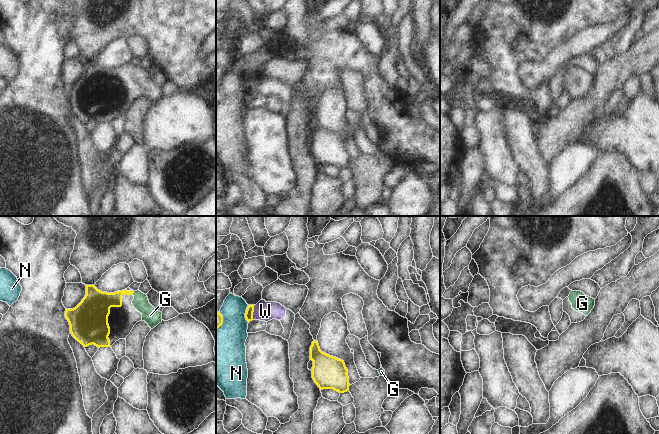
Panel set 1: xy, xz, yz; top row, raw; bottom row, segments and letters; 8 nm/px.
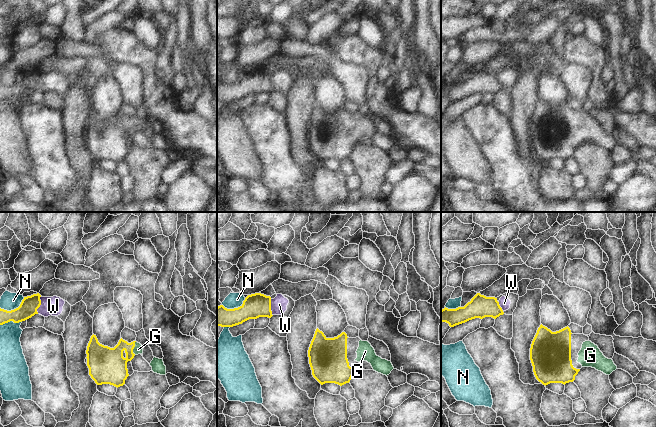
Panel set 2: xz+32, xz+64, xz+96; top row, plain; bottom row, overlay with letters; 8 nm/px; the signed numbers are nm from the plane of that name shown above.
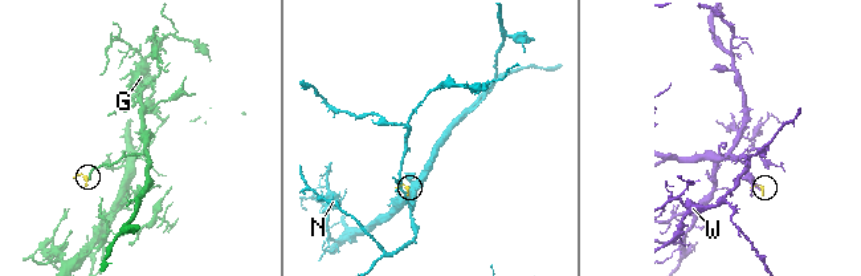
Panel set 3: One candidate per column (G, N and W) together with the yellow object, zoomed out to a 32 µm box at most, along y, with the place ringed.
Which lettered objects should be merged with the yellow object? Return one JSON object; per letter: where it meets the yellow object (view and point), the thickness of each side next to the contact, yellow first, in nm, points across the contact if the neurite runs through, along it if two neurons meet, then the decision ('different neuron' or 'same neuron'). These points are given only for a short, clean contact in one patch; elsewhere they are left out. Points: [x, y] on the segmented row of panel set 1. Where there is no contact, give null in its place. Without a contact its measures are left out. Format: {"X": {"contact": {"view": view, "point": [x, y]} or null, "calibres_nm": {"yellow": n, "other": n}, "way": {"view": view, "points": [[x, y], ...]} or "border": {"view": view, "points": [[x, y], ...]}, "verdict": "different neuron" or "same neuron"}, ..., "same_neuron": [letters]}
{"G": {"contact": {"view": "xy", "point": [133, 292]}, "calibres_nm": {"yellow": 150, "other": 140}, "way": {"view": "xy", "points": [[104, 301], [133, 292], [150, 315]]}, "verdict": "same neuron"}, "N": {"contact": {"view": "xz", "point": [245, 314]}, "calibres_nm": {"yellow": 60, "other": 260}, "border": {"view": "xz", "points": [[247, 305], [245, 319], [248, 322]]}, "verdict": "different neuron"}, "W": {"contact": {"view": "xz", "point": [253, 311]}, "calibres_nm": {"yellow": 60, "other": 160}, "border": {"view": "xz", "points": [[255, 305], [252, 319]]}, "verdict": "different neuron"}, "same_neuron": ["G"]}

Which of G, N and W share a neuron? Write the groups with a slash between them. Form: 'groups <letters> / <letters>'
groups G / N / W

